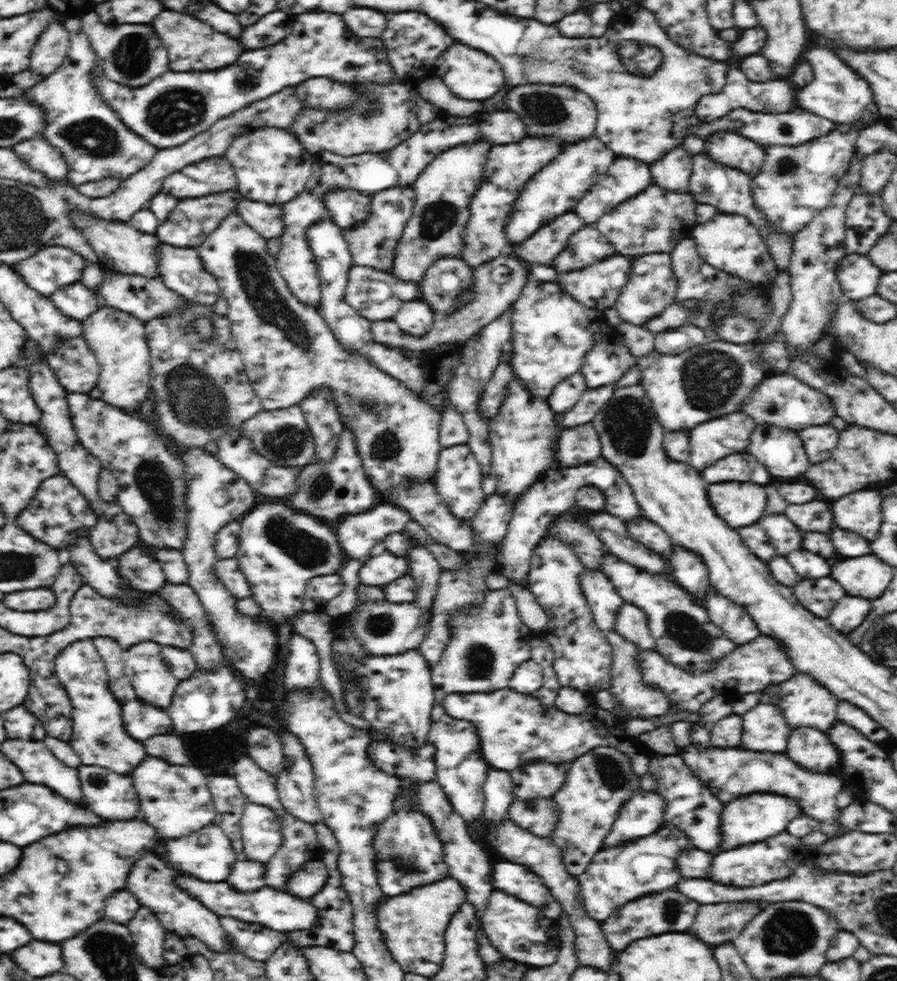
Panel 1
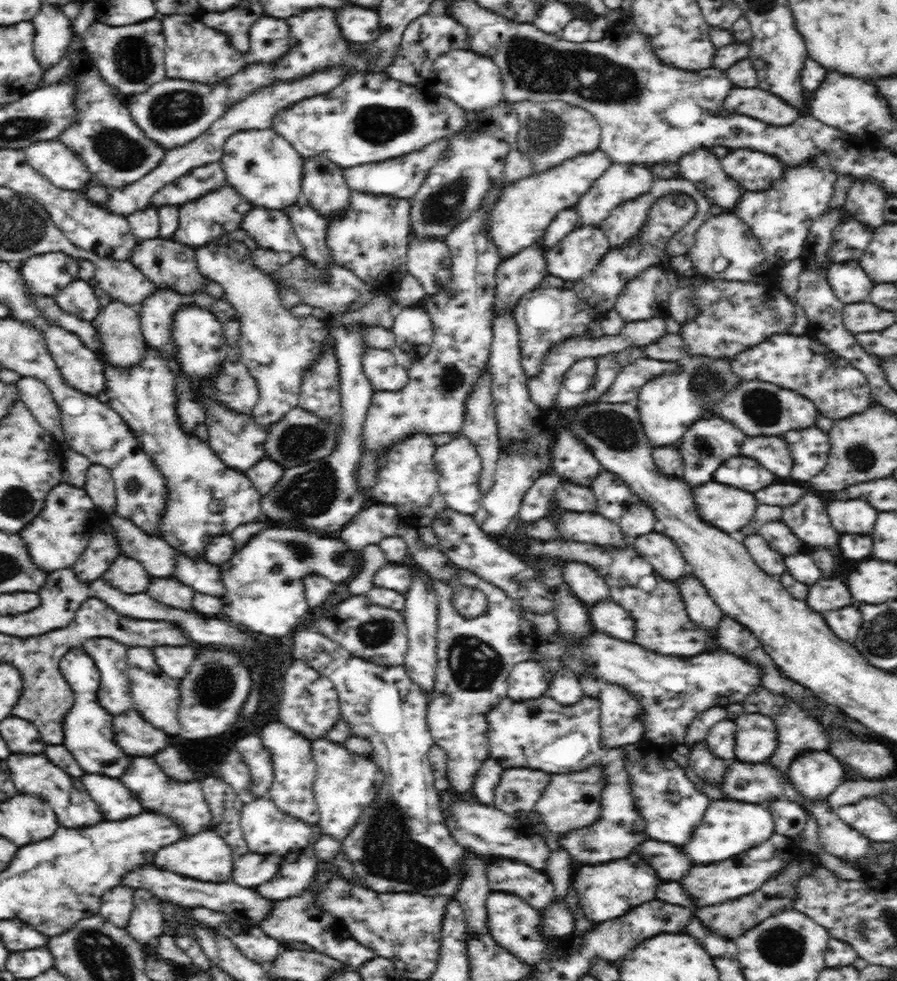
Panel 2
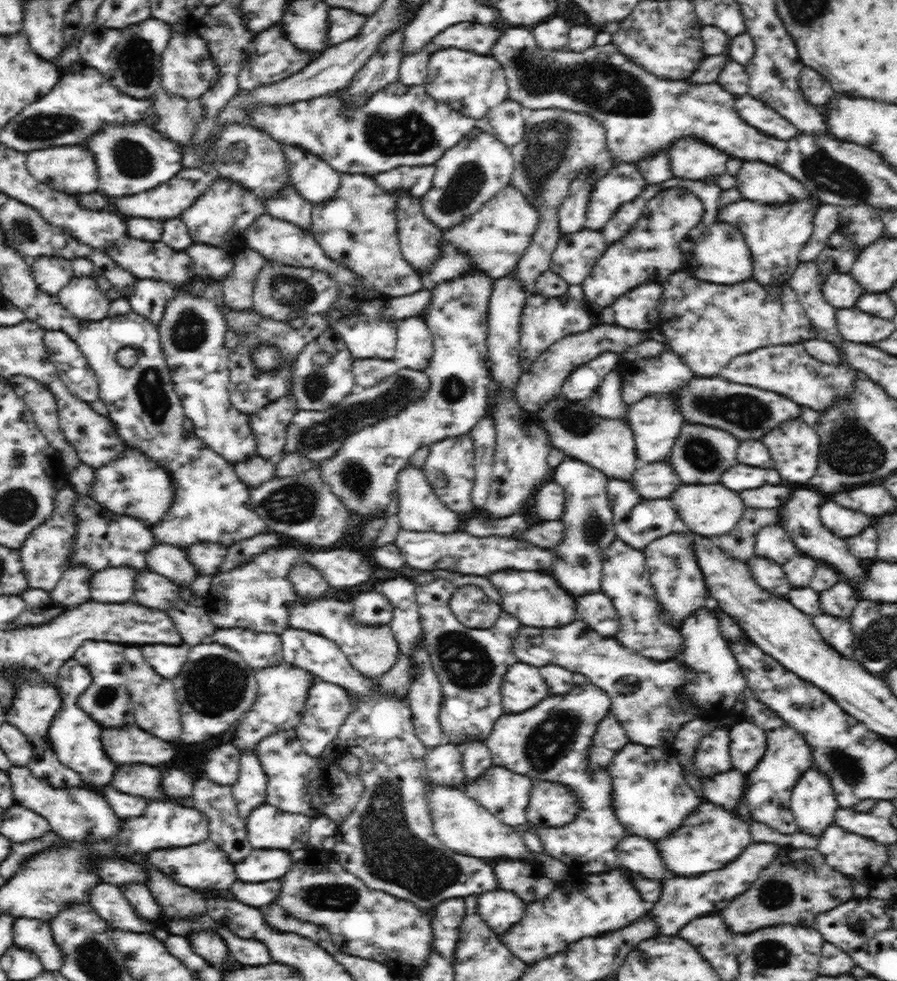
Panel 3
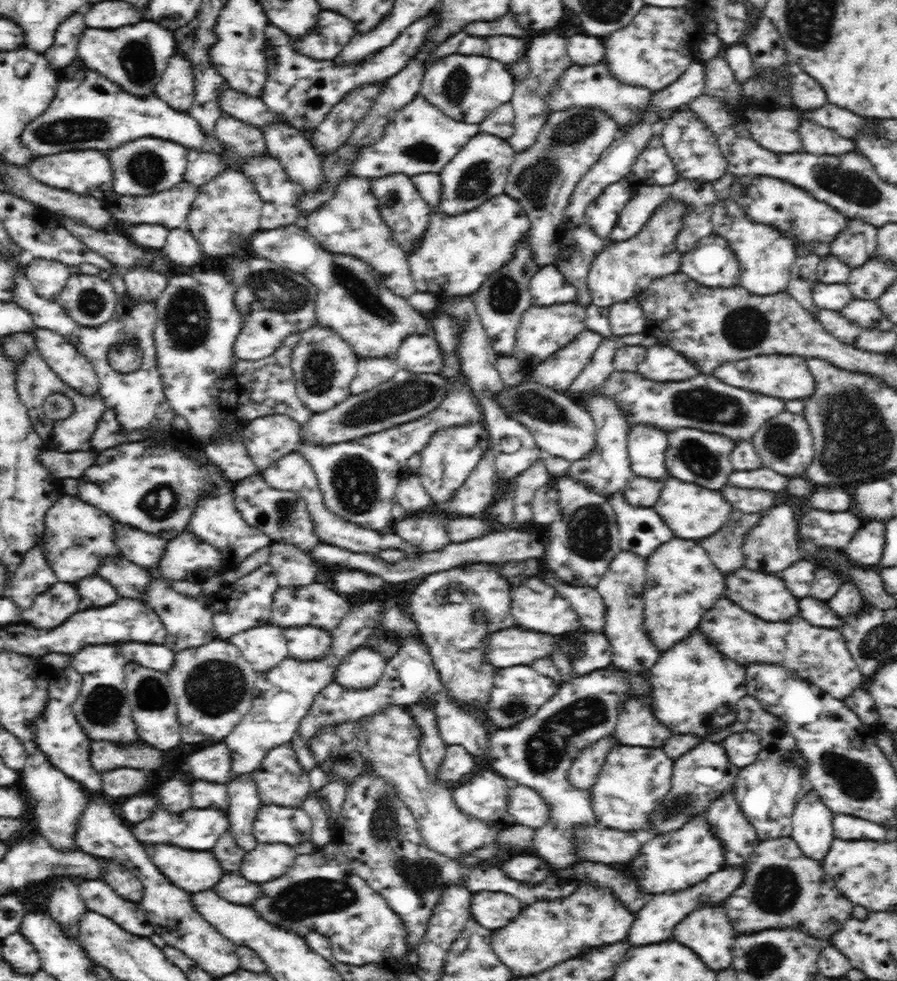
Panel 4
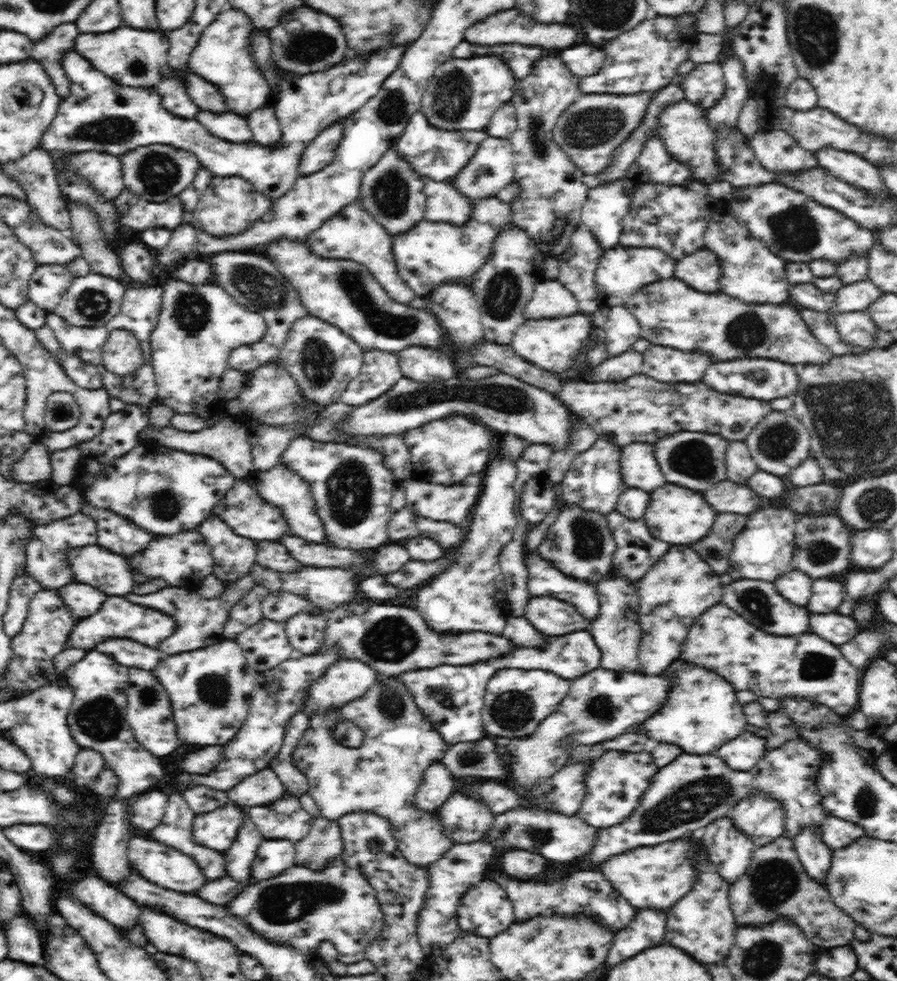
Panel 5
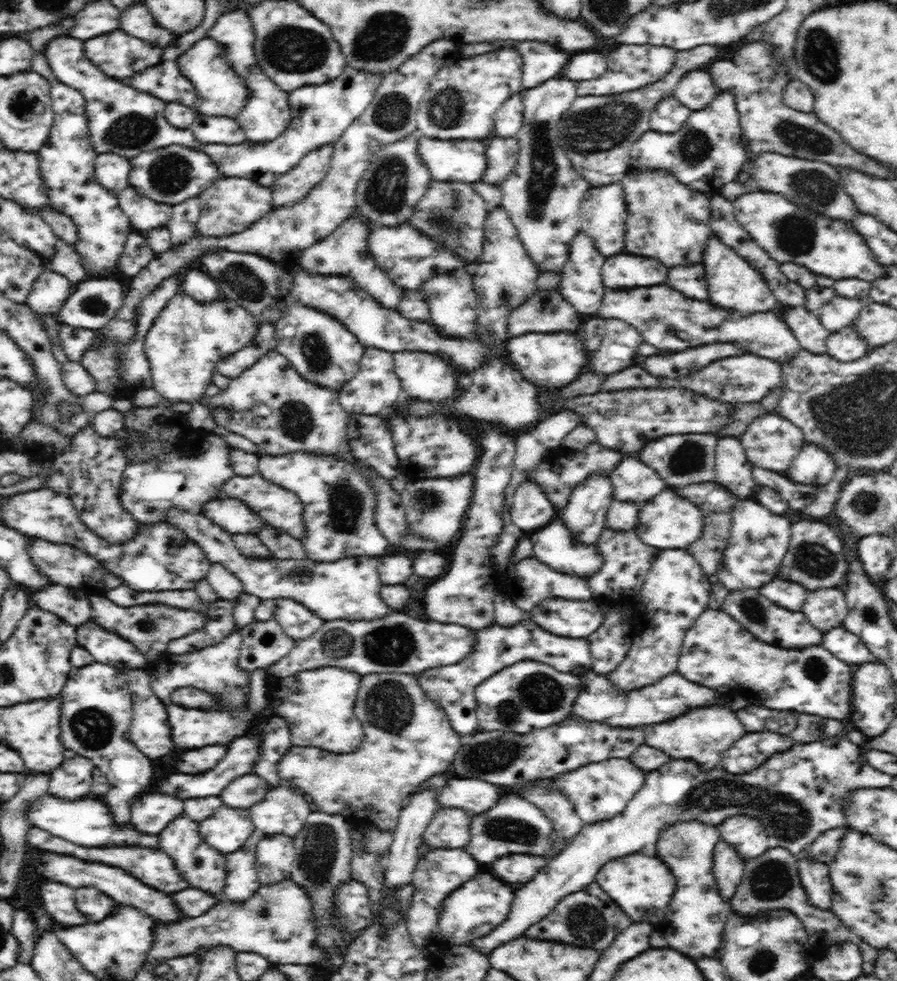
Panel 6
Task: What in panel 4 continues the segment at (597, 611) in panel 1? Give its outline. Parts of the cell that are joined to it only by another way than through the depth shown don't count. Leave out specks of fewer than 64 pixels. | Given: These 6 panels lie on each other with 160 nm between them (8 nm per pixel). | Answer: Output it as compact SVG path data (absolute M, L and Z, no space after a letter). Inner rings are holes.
M566 474L553 481L559 494L559 518L547 529L552 542L546 544L543 564L567 585L594 587L608 570L609 563L621 552L615 510L608 498Z

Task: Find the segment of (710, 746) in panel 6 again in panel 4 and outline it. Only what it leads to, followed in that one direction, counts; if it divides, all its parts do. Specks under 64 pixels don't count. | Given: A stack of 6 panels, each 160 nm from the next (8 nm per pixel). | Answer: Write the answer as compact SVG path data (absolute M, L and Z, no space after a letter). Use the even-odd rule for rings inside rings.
M694 629L671 649L668 652L662 652L662 657L647 672L653 682L652 706L654 706L655 717L671 731L672 735L694 735L694 737L706 741L714 732L718 732L726 726L732 726L738 721L736 707L738 701L746 696L745 668L731 659L725 658L698 629Z

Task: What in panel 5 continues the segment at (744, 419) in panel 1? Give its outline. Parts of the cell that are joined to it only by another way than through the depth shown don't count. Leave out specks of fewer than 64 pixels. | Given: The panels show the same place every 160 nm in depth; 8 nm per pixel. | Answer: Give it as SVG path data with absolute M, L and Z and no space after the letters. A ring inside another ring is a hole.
M678 431L657 440L654 446L656 462L667 483L700 492L727 480L724 456L728 441L720 435L708 434L704 431Z

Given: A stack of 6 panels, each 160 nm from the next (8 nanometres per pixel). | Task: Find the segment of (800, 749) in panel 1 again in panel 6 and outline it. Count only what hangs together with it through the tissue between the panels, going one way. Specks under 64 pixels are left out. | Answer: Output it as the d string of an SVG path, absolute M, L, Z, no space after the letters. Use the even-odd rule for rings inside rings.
M798 859L800 884L807 891L808 901L822 910L831 910L832 883L829 877L829 865L814 859Z

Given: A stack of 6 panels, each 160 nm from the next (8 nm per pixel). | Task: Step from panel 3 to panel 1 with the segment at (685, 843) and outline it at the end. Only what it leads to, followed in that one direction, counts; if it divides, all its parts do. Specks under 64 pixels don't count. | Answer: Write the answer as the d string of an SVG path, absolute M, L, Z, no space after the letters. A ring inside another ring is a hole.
M776 792L752 793L744 798L733 799L723 805L723 812L720 813L723 844L722 849L716 850L715 854L776 836L786 831L790 822L802 814L802 807L794 799L785 798Z

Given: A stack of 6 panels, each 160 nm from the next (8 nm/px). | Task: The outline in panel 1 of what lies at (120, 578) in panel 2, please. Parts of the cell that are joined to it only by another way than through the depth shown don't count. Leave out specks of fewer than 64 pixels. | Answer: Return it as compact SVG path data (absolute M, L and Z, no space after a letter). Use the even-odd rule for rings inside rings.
M133 547L118 558L118 573L136 593L157 594L167 584L160 564L141 548Z

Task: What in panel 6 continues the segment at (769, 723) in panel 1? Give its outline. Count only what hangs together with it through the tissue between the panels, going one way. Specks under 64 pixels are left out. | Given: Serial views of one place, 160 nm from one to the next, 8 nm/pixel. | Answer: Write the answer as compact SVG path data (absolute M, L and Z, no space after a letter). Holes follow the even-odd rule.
M772 731L748 732L720 754L720 767L730 774L748 773L776 754L776 750L788 750L788 746L793 747L796 743L792 738Z

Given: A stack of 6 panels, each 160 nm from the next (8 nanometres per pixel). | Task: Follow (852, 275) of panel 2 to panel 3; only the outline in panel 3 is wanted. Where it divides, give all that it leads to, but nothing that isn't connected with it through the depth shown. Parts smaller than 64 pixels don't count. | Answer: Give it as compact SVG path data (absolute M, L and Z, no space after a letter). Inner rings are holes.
M836 273L827 276L821 287L826 303L837 309L852 308L865 292L850 273Z

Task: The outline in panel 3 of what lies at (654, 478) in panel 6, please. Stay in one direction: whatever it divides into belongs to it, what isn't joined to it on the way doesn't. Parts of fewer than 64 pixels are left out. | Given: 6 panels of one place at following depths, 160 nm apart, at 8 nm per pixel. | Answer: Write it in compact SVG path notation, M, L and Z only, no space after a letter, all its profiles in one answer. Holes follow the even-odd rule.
M666 394L648 395L632 403L625 416L628 427L632 429L635 451L641 464L666 460L679 437L680 429L687 423L683 419L682 411L678 409L678 399L670 398Z

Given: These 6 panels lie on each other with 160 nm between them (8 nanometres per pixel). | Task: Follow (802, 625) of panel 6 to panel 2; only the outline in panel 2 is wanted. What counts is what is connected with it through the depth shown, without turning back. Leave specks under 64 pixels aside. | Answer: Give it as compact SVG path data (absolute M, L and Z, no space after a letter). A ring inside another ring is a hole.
M759 534L746 537L742 544L748 550L754 563L763 571L767 571L772 578L782 578L783 574L787 572L784 564L785 558L772 550L766 540L759 537Z

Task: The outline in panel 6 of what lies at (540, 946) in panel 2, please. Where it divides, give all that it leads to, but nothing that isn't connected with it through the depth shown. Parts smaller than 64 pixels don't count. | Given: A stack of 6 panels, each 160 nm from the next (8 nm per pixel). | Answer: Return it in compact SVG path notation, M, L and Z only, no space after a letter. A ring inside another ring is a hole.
M478 874L476 878L464 882L443 901L442 912L436 922L440 931L439 938L443 938L450 945L460 946L483 937L507 920L514 897L515 892L510 884L498 882L492 874Z

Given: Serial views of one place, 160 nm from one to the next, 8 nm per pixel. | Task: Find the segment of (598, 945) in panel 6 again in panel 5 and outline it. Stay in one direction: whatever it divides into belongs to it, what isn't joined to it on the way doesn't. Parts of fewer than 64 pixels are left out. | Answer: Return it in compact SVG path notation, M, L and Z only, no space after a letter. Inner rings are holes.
M579 870L573 871L571 875L565 875L564 879L542 881L542 878L538 878L528 882L508 880L500 872L492 872L490 878L496 880L497 884L508 893L510 901L513 902L515 918L520 923L538 915L586 915L593 916L596 923L617 933L636 916L636 910L618 894L615 888L610 886L611 882L606 880L602 871Z

